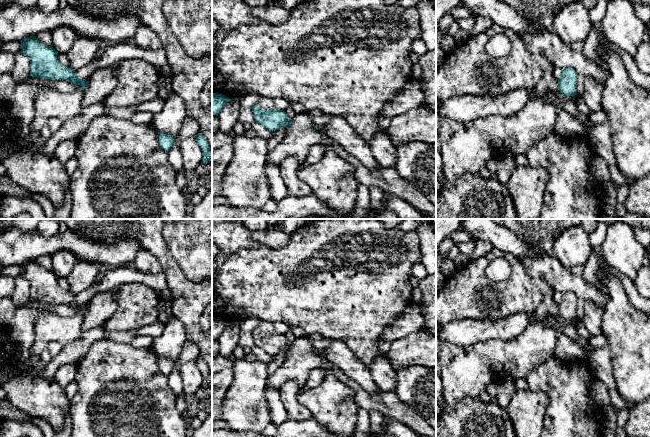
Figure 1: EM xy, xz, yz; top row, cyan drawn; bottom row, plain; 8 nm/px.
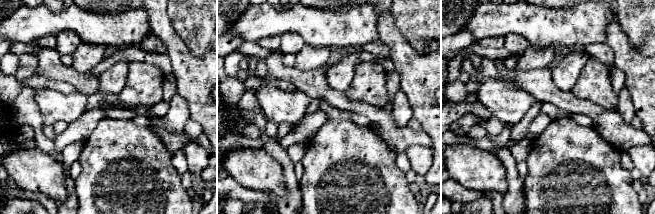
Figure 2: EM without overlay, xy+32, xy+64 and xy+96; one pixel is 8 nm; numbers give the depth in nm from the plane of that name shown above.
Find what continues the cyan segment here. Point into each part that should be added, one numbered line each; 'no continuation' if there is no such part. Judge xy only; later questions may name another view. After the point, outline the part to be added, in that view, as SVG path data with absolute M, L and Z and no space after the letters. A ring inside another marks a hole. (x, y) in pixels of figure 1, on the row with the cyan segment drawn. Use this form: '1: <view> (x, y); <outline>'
no continuation

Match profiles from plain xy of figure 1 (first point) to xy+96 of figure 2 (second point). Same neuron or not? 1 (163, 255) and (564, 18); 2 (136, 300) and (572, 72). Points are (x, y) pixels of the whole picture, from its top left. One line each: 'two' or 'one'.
1: two
2: two

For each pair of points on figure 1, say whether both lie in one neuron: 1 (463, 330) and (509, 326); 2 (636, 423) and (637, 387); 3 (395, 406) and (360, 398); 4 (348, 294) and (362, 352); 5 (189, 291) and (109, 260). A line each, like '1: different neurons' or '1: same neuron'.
1: same neuron
2: different neurons
3: same neuron
4: same neuron
5: different neurons

